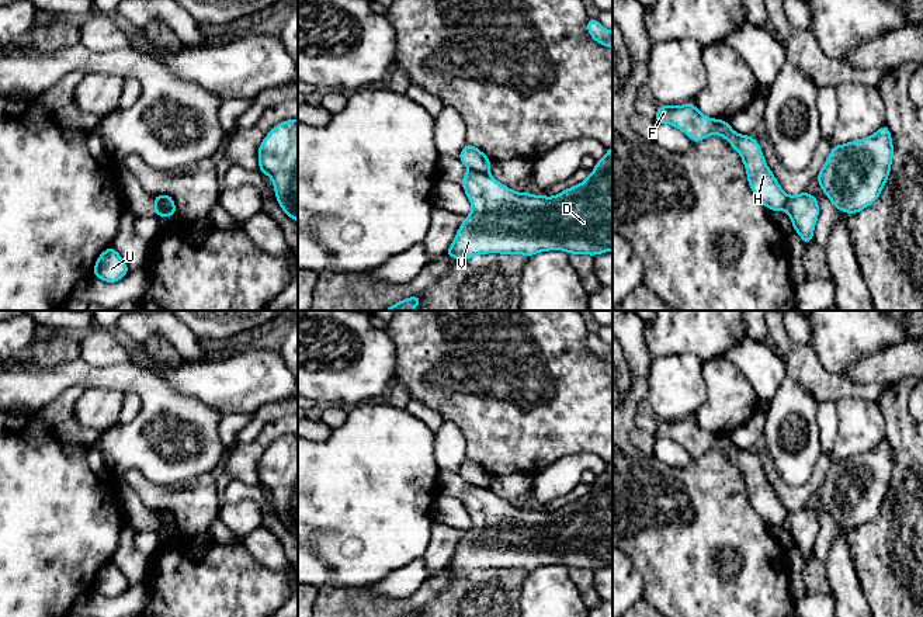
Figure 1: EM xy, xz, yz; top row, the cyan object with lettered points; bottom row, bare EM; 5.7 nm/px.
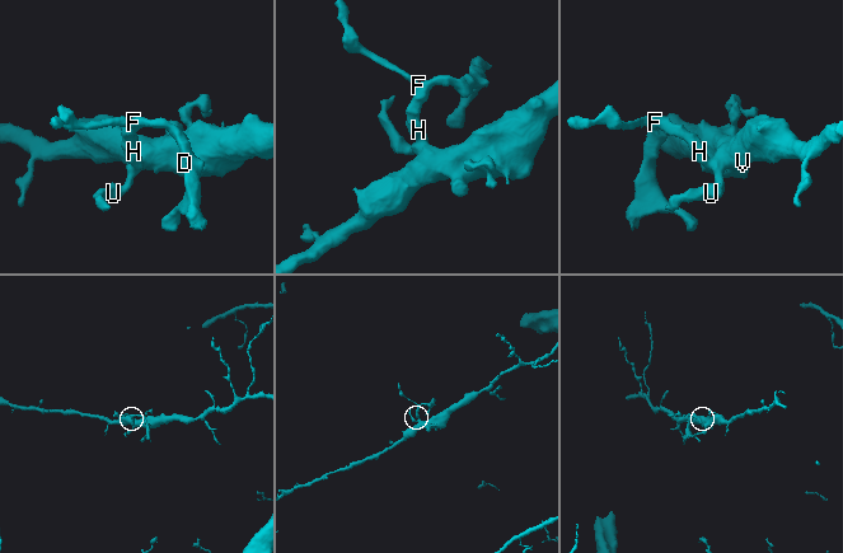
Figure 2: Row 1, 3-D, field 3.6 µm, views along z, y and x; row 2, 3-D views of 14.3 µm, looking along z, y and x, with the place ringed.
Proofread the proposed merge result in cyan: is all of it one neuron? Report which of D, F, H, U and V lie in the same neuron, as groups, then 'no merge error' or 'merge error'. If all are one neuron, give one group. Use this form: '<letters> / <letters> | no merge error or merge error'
D U V / F H | merge error

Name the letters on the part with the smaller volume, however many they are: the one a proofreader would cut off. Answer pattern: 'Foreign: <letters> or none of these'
Foreign: F, H

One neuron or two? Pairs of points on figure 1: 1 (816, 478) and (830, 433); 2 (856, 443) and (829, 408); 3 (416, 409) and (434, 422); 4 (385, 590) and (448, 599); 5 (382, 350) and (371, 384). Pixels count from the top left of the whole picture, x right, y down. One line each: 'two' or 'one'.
1: two
2: two
3: one
4: two
5: one

